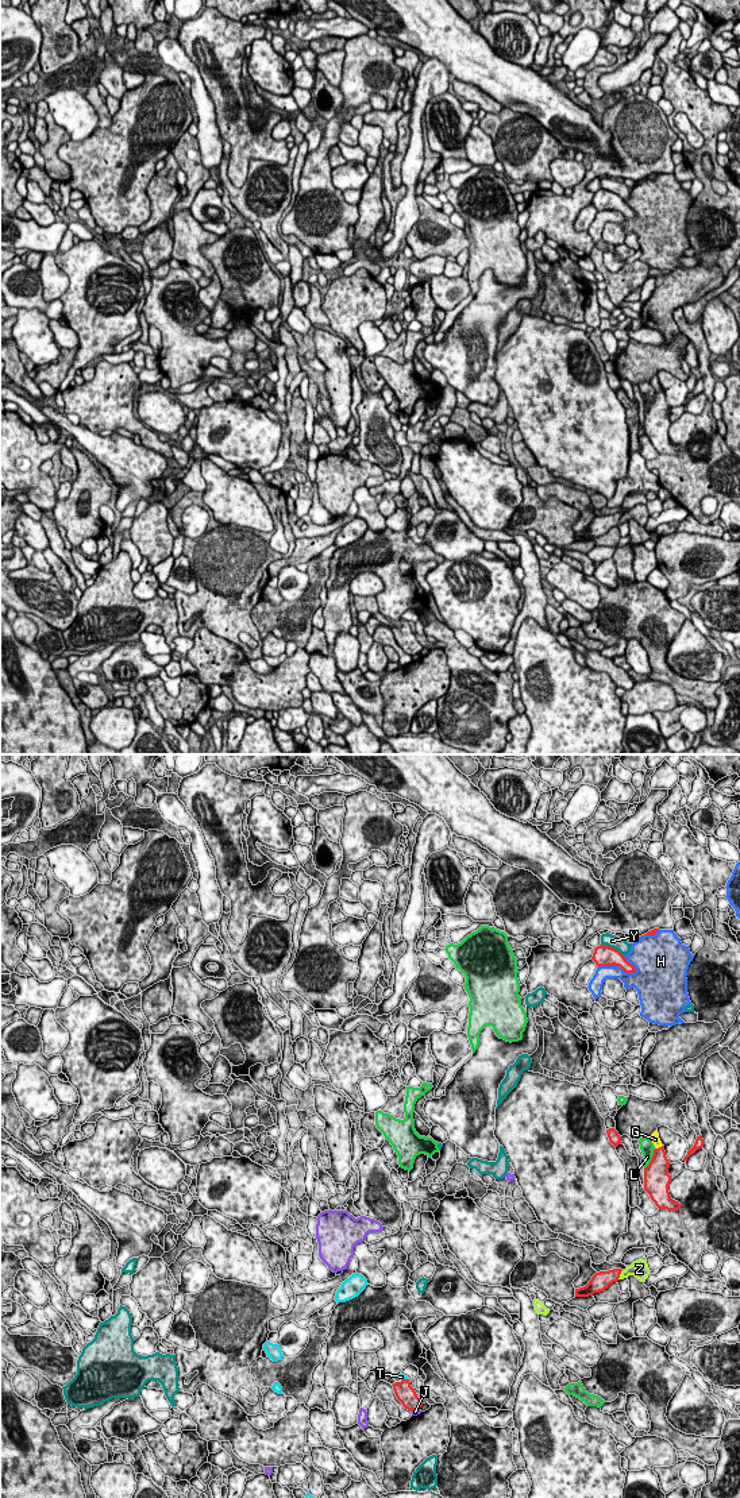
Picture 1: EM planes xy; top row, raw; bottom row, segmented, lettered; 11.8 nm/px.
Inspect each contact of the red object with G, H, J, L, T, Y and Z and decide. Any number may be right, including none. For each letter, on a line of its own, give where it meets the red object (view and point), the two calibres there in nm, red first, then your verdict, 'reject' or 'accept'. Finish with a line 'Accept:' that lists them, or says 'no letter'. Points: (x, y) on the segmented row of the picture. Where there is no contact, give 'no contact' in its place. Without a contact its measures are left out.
G: meets red in xy at (659, 1147); 240 nm thick on the red side, 100 nm on the other; reject
H: meets red in xy at (617, 965); 260 nm thick on the red side, 200 nm on the other; reject
J: meets red in xy at (415, 1409); 220 nm thick on the red side, 60 nm on the other; reject
L: meets red in xy at (651, 1159); 320 nm thick on the red side, 170 nm on the other; reject
T: meets red in xy at (404, 1379); 220 nm thick on the red side, 60 nm on the other; accept
Y: meets red in xy at (612, 948); 260 nm thick on the red side, 160 nm on the other; reject
Z: meets red in xy at (620, 1273); 220 nm thick on the red side, 200 nm on the other; reject
Accept: T

